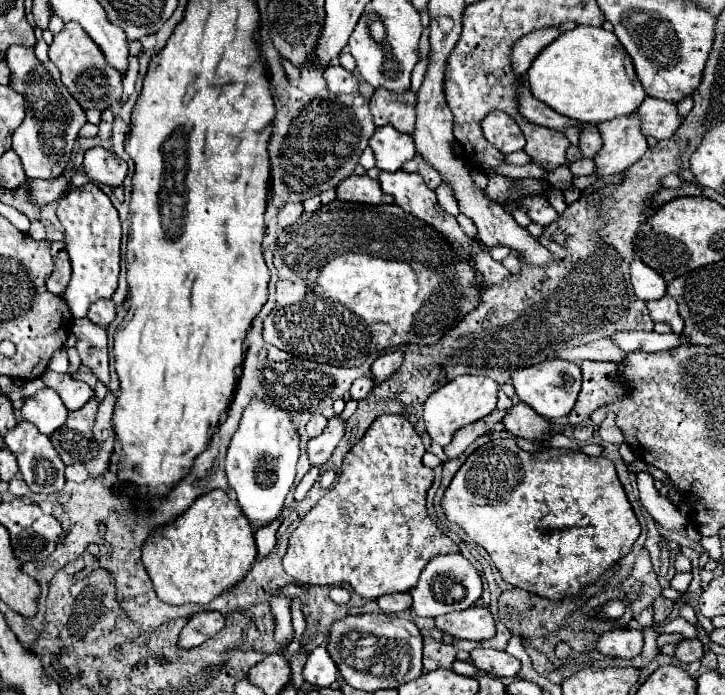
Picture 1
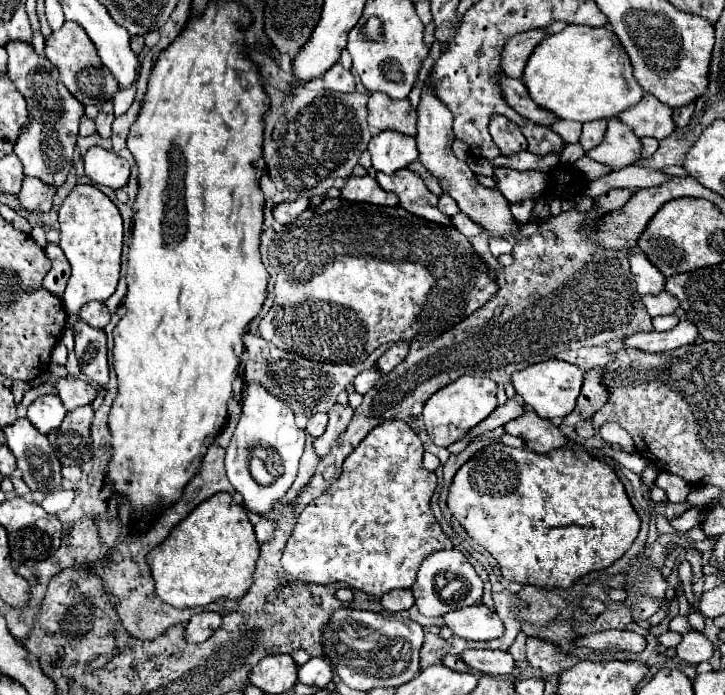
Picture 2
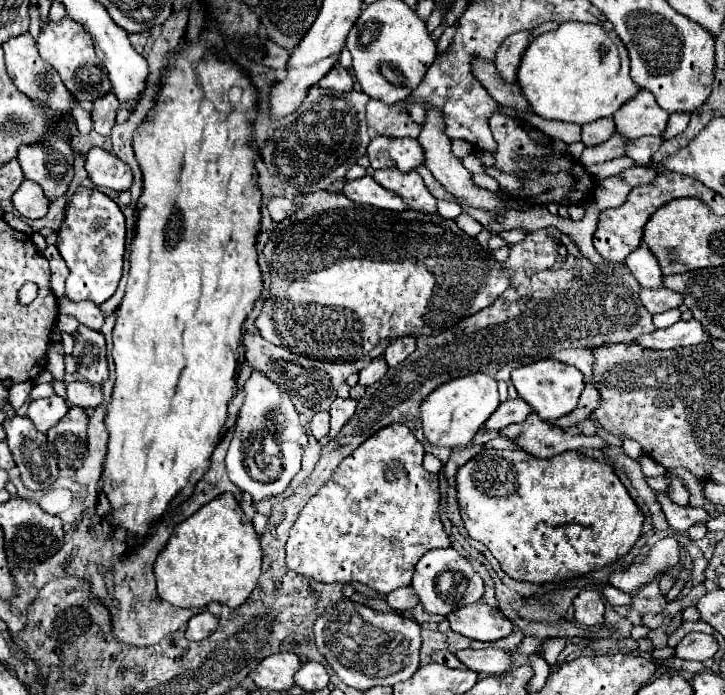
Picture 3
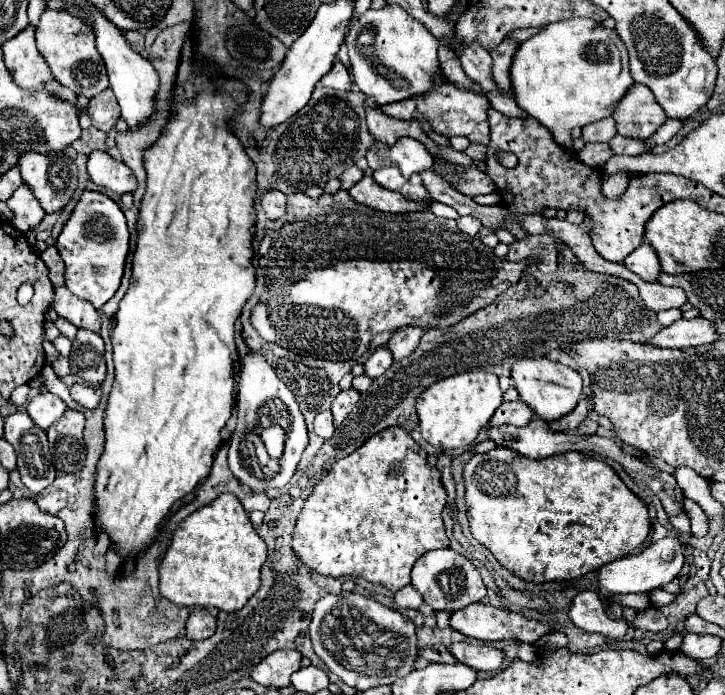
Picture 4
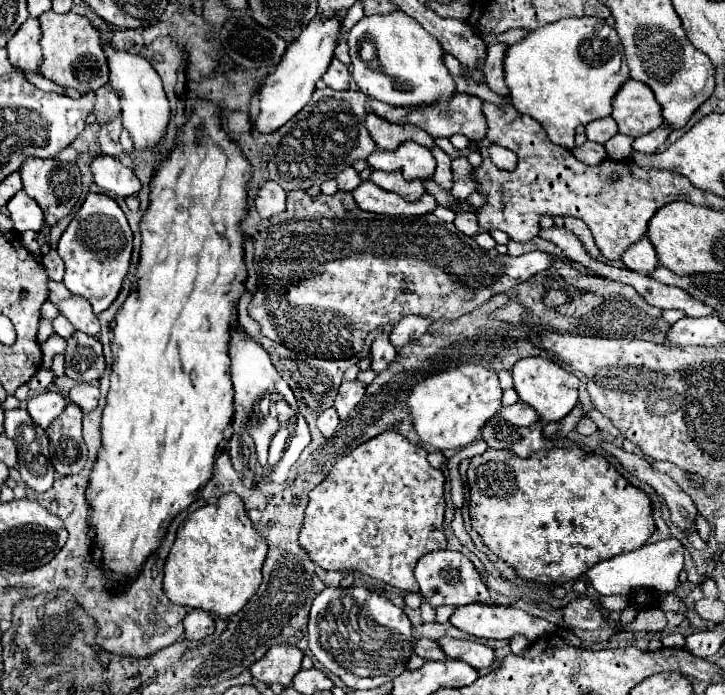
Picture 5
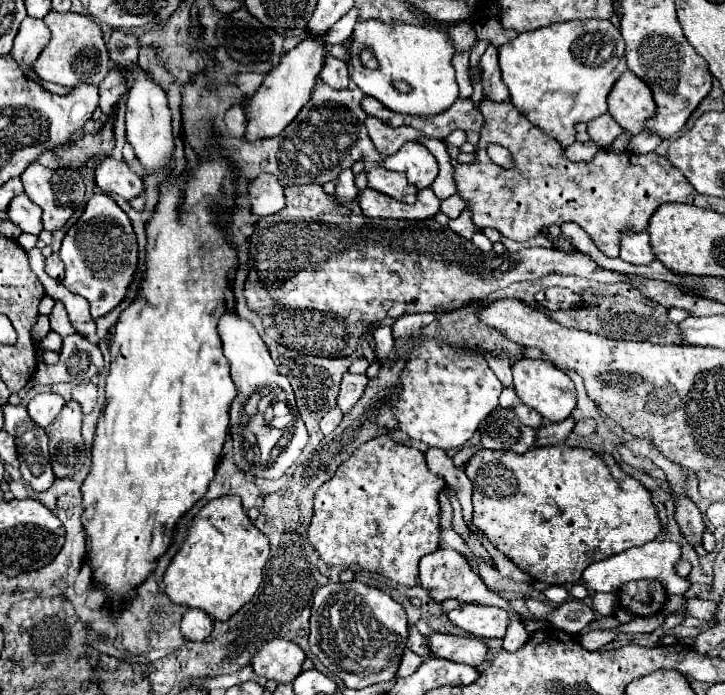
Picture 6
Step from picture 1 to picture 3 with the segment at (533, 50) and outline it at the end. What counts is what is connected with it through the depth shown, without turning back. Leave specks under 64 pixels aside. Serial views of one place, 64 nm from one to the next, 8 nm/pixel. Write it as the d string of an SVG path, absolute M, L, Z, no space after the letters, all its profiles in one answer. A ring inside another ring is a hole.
M524 30L524 32L516 32L516 34L508 36L504 40L504 44L500 46L500 50L496 54L496 68L506 82L516 82L520 58L524 56L524 50L528 48L532 38L534 36L528 30Z

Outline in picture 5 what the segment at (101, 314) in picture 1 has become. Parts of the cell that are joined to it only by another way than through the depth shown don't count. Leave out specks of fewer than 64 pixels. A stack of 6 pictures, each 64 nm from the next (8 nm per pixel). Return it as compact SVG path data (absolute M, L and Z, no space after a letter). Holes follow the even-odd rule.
M49 280L48 290L50 294L50 302L58 308L58 312L62 316L66 316L72 326L80 332L86 332L90 336L98 336L100 334L100 322L98 316L92 312L92 306L88 304L88 300L72 294L62 282L54 282Z

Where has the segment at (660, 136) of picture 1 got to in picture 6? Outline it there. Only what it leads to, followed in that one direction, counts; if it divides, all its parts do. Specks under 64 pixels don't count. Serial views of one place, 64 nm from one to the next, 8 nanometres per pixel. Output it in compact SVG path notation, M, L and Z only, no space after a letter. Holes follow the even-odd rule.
M626 72L608 96L608 112L632 136L646 130L646 122L656 114L656 102L644 80Z

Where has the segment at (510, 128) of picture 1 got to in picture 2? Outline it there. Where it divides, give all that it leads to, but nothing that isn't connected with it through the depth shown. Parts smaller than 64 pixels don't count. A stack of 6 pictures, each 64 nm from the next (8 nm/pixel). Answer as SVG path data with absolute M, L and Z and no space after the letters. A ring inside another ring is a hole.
M494 114L490 118L490 124L488 124L488 130L490 130L490 136L494 140L494 144L500 148L500 152L506 156L506 154L514 154L514 152L520 152L520 150L526 150L526 138L524 134L520 132L520 128L508 120L506 116L500 116L500 114Z

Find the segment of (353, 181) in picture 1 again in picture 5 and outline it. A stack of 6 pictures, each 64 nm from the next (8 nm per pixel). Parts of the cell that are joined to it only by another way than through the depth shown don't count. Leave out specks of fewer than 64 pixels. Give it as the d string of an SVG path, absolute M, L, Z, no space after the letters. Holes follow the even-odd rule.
M366 180L358 188L354 188L352 196L360 208L386 216L422 216L434 212L436 208L436 200L432 200L432 196L428 194L424 194L416 202L408 202L394 192L382 190L372 180Z

